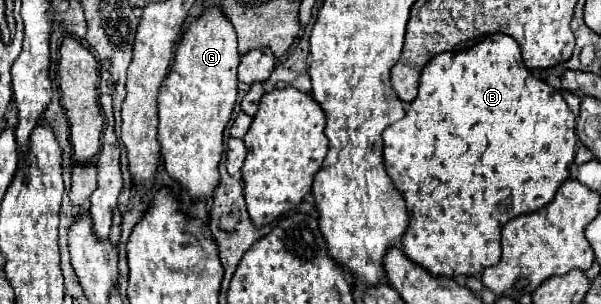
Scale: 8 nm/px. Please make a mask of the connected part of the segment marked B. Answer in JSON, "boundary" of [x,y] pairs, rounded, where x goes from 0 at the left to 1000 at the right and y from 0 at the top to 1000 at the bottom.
{"boundary":[[[822,112],[822,118],[809,118],[799,145],[785,151],[782,164],[772,171],[742,171],[742,178],[729,178],[722,197],[715,197],[715,211],[709,211],[709,230],[702,230],[699,250],[699,289],[696,289],[696,316],[682,336],[676,382],[662,401],[656,401],[652,414],[646,414],[639,428],[639,539],[646,559],[646,579],[652,586],[656,612],[666,625],[666,638],[676,658],[676,684],[679,684],[679,750],[669,776],[669,822],[672,836],[699,868],[702,882],[709,882],[715,901],[722,908],[739,908],[739,914],[759,914],[759,908],[799,908],[812,875],[825,875],[832,862],[835,822],[832,822],[832,770],[835,750],[845,724],[865,711],[865,704],[879,704],[889,691],[905,684],[908,671],[915,671],[925,645],[928,612],[948,586],[948,546],[955,533],[958,507],[957,438],[958,382],[942,329],[935,322],[935,309],[928,296],[922,296],[918,283],[912,283],[905,263],[895,263],[885,250],[885,237],[872,217],[869,184],[865,184],[865,158],[862,138],[842,112]]]}

